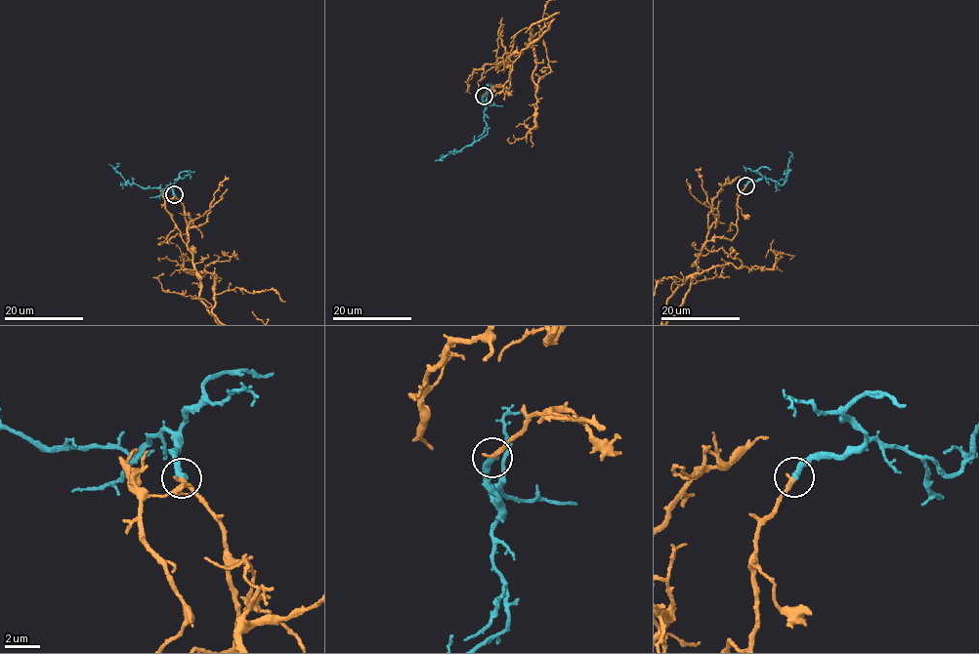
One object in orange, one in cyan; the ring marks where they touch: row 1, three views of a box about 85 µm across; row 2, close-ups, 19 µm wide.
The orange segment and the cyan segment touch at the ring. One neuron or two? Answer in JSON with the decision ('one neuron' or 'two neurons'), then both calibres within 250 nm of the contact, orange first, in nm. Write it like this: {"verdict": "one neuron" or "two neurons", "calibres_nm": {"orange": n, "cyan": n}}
{"verdict": "one neuron", "calibres_nm": {"orange": 240, "cyan": 360}}

